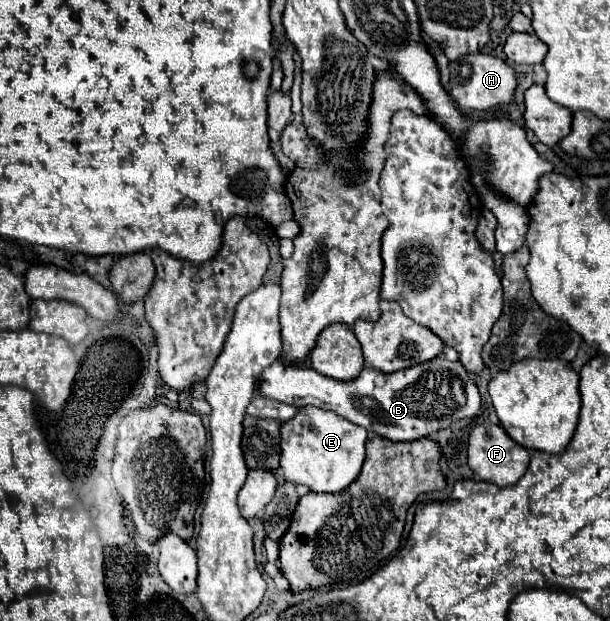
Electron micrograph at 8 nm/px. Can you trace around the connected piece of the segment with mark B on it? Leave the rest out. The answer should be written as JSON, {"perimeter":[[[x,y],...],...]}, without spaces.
{"perimeter":[[[444,356],[432,358],[418,366],[398,370],[392,374],[364,368],[354,382],[340,382],[318,374],[306,366],[284,368],[280,360],[268,366],[260,376],[260,394],[294,406],[318,406],[332,410],[346,420],[364,426],[372,436],[394,442],[412,442],[428,438],[434,432],[448,428],[456,420],[474,418],[480,412],[480,392],[474,378],[460,362],[446,360]]]}

